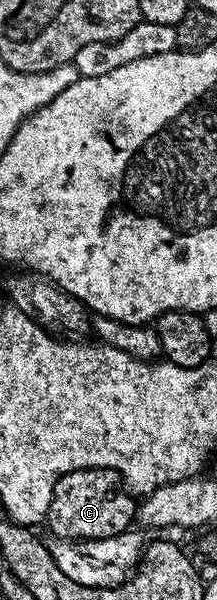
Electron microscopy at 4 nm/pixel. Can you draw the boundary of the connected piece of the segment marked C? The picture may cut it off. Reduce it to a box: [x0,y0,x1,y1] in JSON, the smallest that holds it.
[47,470,139,538]

